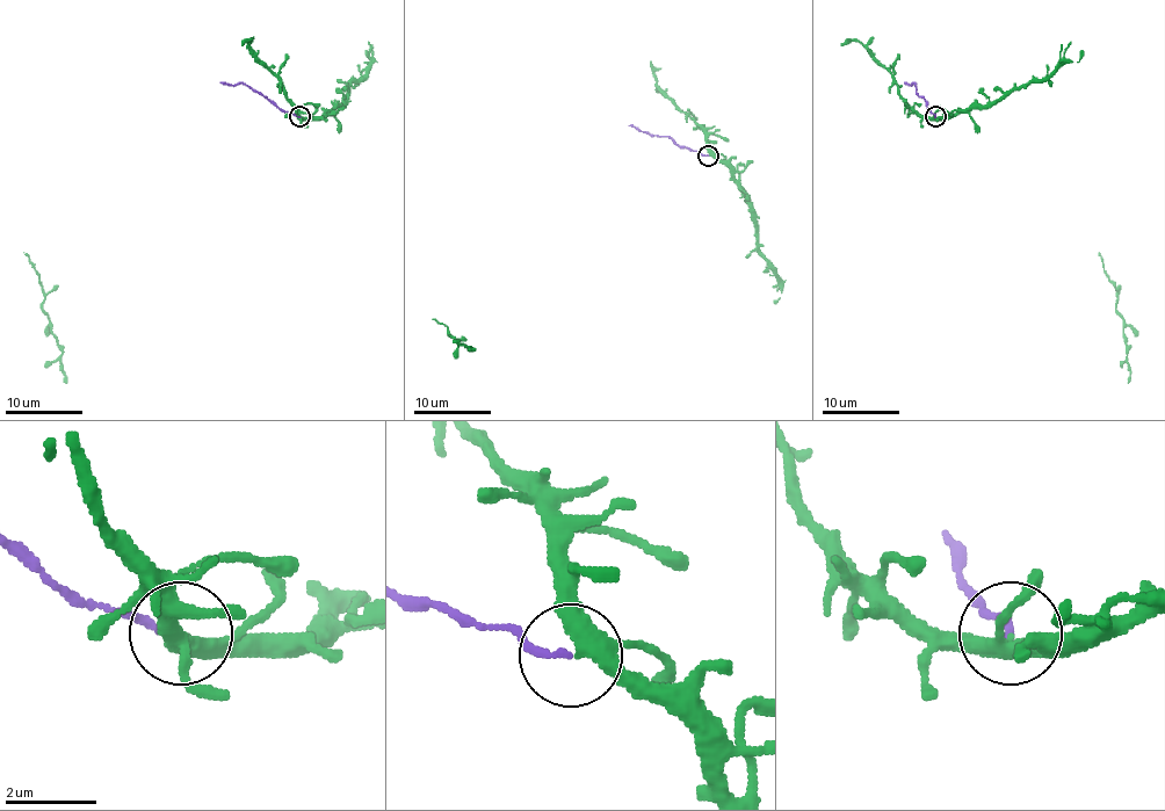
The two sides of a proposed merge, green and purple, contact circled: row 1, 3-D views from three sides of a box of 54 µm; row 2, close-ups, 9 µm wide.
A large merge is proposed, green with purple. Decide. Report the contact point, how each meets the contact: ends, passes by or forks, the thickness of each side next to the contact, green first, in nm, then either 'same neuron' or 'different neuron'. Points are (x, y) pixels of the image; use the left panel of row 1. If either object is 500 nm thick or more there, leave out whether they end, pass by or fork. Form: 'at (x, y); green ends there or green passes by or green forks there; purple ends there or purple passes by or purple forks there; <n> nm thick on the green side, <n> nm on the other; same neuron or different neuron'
at (299, 116); green forks there; purple ends there; 320 nm thick on the green side, 140 nm on the other; different neuron

